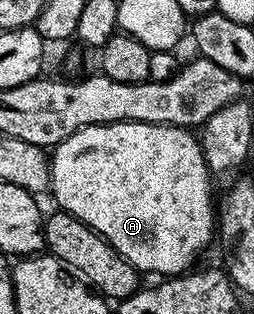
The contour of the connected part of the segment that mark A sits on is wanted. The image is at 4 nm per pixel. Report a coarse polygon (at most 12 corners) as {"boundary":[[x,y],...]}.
{"boundary":[[96,124],[51,152],[56,207],[138,273],[215,240],[201,141]]}

